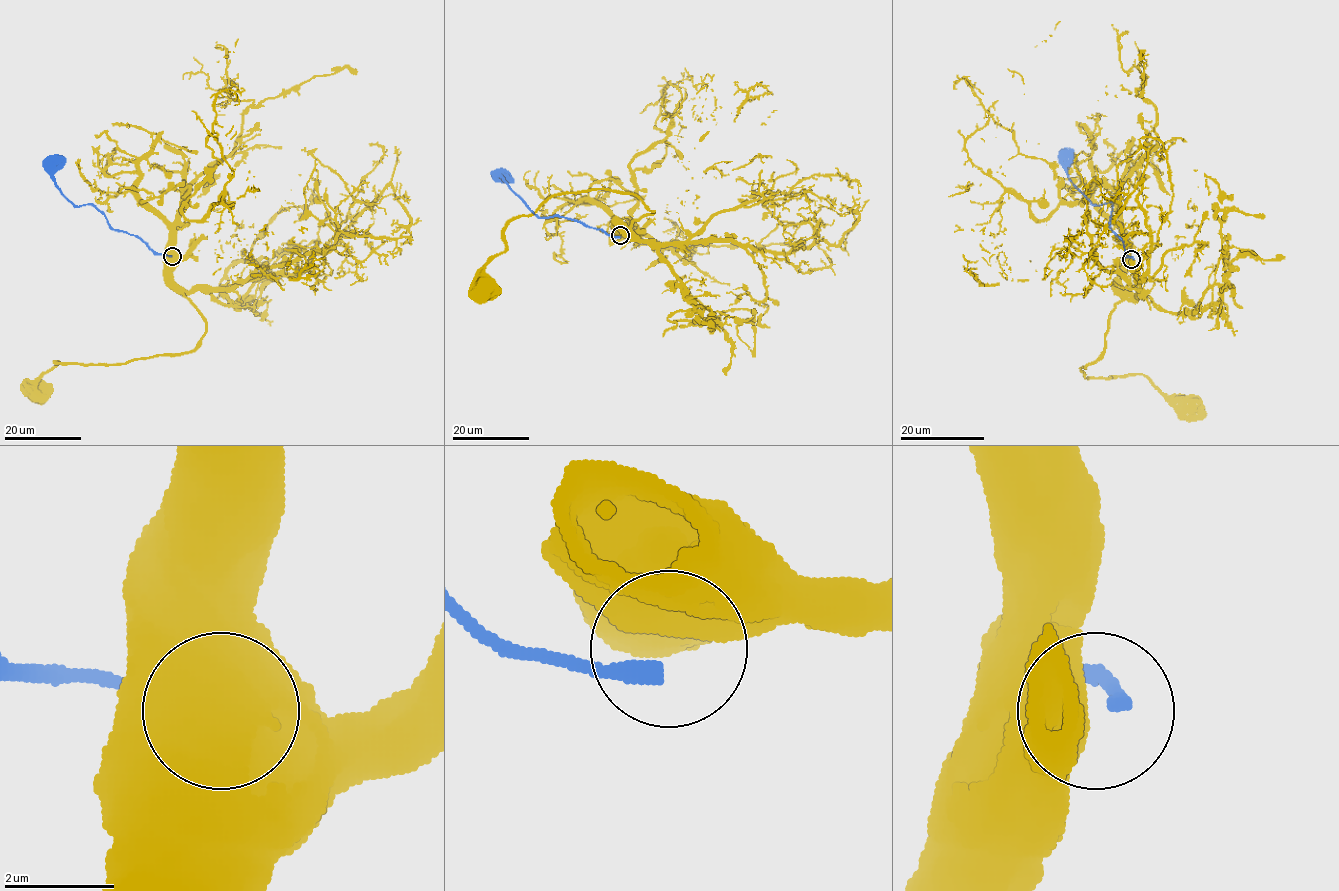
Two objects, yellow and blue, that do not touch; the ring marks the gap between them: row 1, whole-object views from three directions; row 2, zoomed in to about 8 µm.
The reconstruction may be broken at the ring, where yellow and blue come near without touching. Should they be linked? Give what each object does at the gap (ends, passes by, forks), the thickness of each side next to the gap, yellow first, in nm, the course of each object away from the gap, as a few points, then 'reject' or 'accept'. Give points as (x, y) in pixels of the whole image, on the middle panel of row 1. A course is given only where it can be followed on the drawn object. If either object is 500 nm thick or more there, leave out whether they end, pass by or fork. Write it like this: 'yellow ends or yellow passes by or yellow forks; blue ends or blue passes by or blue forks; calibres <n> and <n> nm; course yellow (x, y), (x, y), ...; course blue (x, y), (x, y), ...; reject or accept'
calibres 750 and 280 nm; course yellow (620, 234), (619, 224), (653, 212), (636, 196), (554, 194), (507, 225), (486, 286); course blue (619, 236), (562, 217), (540, 218), (501, 177), (499, 171), (500, 176); reject

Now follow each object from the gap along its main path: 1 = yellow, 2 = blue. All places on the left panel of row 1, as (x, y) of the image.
1: (172, 256), (171, 279), (205, 323), (201, 341), (188, 352), (124, 363), (56, 361), (38, 380), (38, 390)
2: (171, 256), (157, 254), (134, 235), (114, 229), (92, 205), (75, 206), (53, 181), (52, 162)

